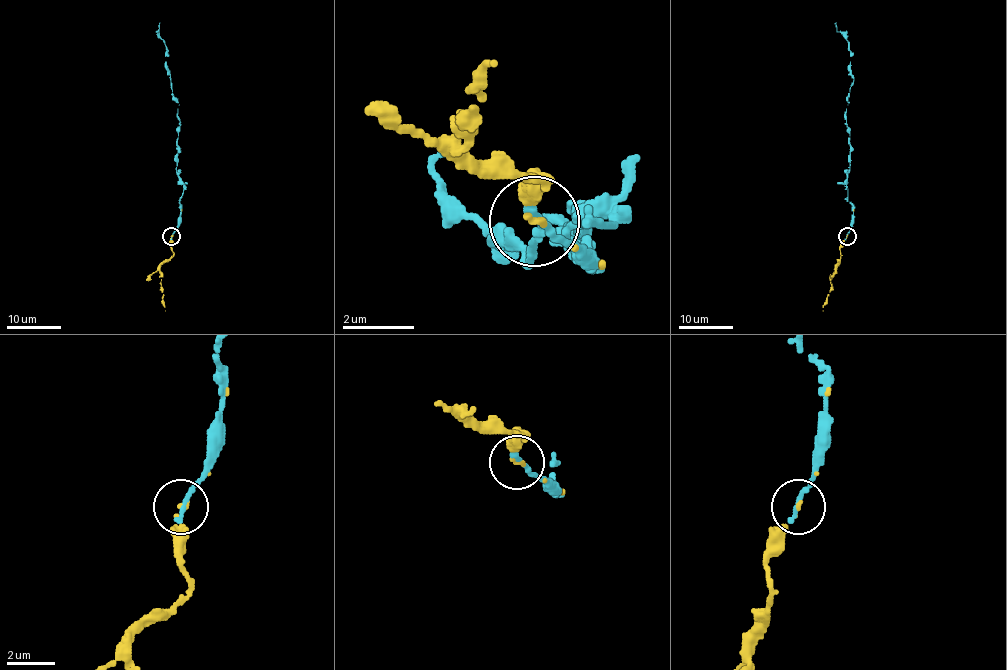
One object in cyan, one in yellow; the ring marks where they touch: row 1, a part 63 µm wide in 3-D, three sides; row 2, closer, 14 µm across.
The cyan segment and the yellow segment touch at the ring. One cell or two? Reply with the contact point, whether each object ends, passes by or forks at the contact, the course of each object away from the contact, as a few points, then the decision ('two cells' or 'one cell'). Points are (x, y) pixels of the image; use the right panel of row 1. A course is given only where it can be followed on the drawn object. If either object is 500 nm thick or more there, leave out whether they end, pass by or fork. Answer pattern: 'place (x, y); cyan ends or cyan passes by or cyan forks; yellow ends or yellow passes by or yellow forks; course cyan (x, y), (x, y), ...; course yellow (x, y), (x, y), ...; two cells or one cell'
place (847, 236); cyan ends; yellow ends; course cyan (847, 236), (853, 204), (847, 201), (850, 129), (846, 115), (854, 77), (848, 41), (836, 30), (836, 22); course yellow (847, 236), (840, 248), (840, 262), (822, 311); one cell

